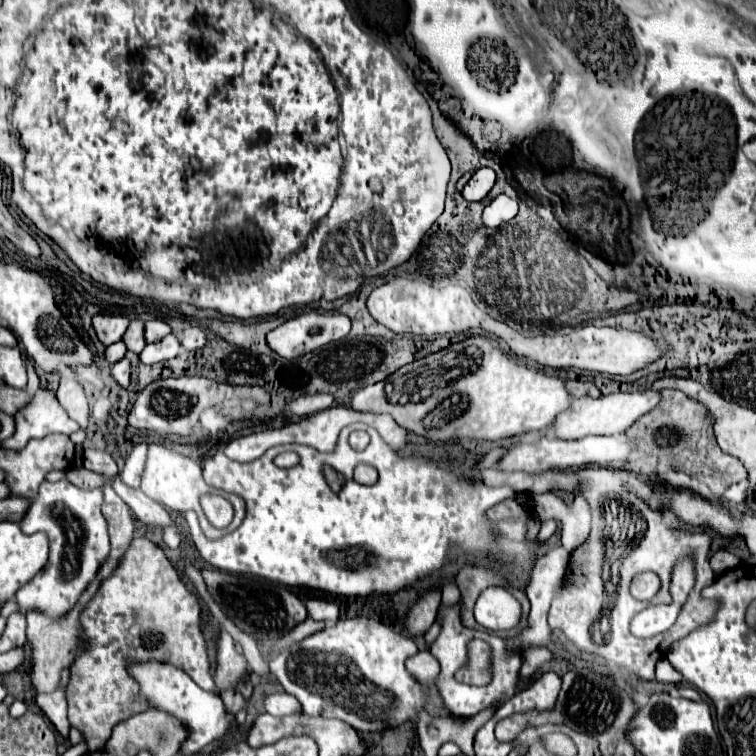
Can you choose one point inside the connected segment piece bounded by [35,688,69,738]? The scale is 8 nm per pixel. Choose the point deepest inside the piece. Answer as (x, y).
(54, 706)

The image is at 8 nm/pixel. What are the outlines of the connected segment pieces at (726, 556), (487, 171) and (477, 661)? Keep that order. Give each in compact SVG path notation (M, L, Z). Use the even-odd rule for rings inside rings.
M719 550L711 556L711 568L717 572L717 574L723 574L735 566L741 564L741 558L737 558L735 554L727 552L727 550Z
M479 168L465 184L461 194L467 202L479 202L489 194L493 184L495 184L495 172L491 168Z
M483 640L469 644L469 662L463 666L463 682L483 686L491 680L491 646Z

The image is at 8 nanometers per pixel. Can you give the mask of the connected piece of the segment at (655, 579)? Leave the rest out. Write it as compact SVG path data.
M643 572L637 575L631 582L630 592L637 600L650 600L659 591L661 582L657 574Z

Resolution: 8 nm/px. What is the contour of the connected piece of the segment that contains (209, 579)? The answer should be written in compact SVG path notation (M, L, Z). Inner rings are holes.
M201 570L203 580L207 584L207 592L215 600L215 604L221 606L225 616L233 620L237 628L241 628L245 634L253 636L257 642L261 640L279 640L283 634L291 632L297 624L301 624L307 618L307 610L303 602L289 590L279 588L279 584L269 584L265 578L257 576L239 576L229 574L221 570Z

